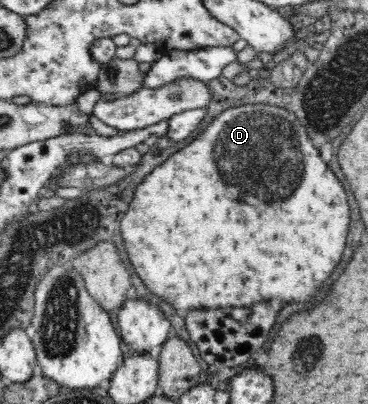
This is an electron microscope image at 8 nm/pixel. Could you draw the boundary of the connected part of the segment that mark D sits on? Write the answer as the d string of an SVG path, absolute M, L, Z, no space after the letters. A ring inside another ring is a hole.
M259 102L259 104L249 103L241 106L233 106L233 108L227 108L227 110L223 110L221 114L217 114L217 116L215 116L215 120L212 120L210 124L207 125L202 134L198 135L190 144L173 153L161 165L155 167L144 178L144 181L137 185L129 208L121 220L121 234L123 236L123 242L125 242L125 250L127 251L127 256L135 269L135 273L139 275L139 278L149 289L149 292L171 304L179 315L187 314L189 311L199 311L200 309L219 309L228 307L251 309L256 303L259 303L259 300L261 300L261 303L269 302L269 300L279 300L279 302L283 302L283 304L293 304L293 302L311 302L311 300L319 294L321 286L325 284L323 280L327 280L327 278L333 274L333 270L337 268L337 264L339 264L339 260L341 260L341 256L343 256L343 250L345 250L345 238L347 238L347 230L349 230L349 216L351 216L351 214L349 214L347 196L345 196L345 190L343 190L341 182L333 176L333 172L331 172L331 170L327 170L329 166L321 160L319 150L313 146L313 142L309 140L309 136L307 136L307 134L305 134L305 130L303 130L303 126L299 124L299 120L297 120L291 112L287 112L287 110L287 108L271 106L265 102Z

